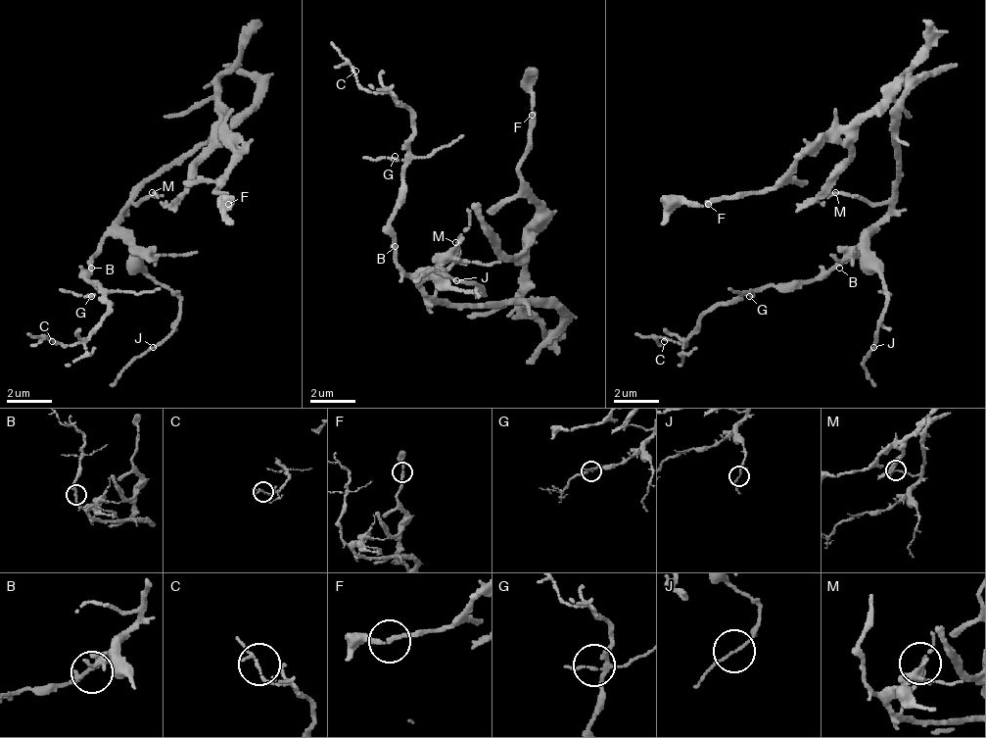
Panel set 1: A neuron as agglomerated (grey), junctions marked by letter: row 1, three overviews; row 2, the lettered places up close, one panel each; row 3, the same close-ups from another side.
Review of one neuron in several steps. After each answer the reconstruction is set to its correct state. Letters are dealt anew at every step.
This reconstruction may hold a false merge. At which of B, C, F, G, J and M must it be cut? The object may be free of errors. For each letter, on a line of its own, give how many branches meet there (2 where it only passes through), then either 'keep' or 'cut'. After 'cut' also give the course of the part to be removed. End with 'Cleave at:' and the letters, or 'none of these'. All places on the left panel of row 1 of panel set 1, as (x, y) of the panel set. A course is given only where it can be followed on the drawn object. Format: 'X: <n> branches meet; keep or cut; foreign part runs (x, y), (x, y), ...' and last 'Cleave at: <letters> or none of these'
B: 2 branches meet; keep
C: 2 branches meet; keep
F: 2 branches meet; keep
G: 4 branches meet; keep
J: 2 branches meet; keep
M: 2 branches meet; cut; foreign part runs (153, 194), (170, 200), (221, 143), (232, 154), (215, 188), (226, 205), (232, 222)
Cleave at: M

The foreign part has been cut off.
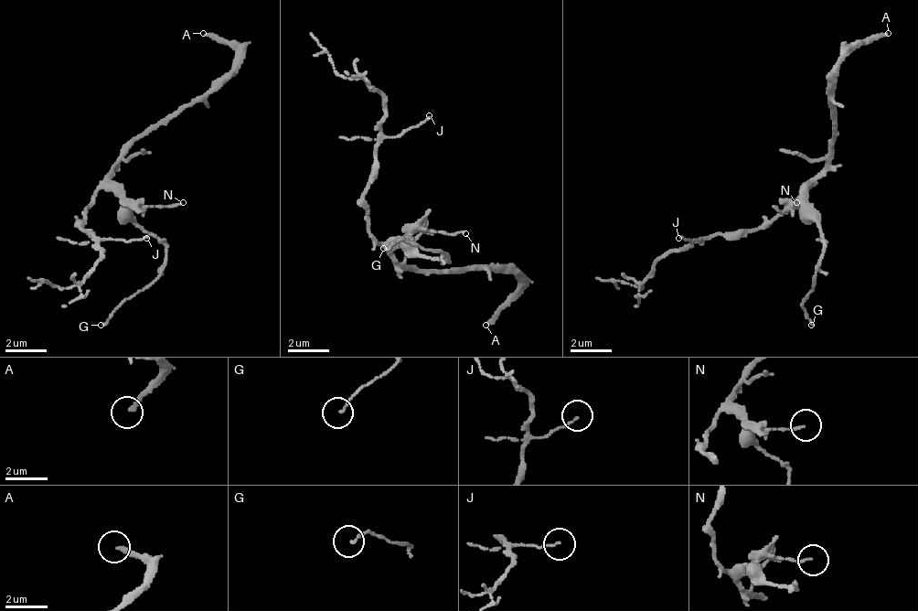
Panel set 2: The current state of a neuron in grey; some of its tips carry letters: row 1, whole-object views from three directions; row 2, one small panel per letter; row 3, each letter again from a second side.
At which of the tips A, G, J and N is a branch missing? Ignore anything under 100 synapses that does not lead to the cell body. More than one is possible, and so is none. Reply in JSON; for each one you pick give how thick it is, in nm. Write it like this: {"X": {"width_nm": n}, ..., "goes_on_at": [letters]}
{"A": {"width_nm": 220}, "goes_on_at": ["A"]}

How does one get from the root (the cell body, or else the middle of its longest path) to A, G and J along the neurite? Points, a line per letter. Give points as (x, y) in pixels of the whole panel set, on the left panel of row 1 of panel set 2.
A: (90, 202), (106, 172), (142, 135), (167, 125), (234, 64), (234, 48), (203, 33)
G: (90, 202), (95, 192), (106, 187), (136, 222), (167, 248), (167, 263), (101, 325)
J: (90, 202), (85, 208), (85, 218), (80, 222), (90, 233), (95, 233), (101, 238), (146, 238)

